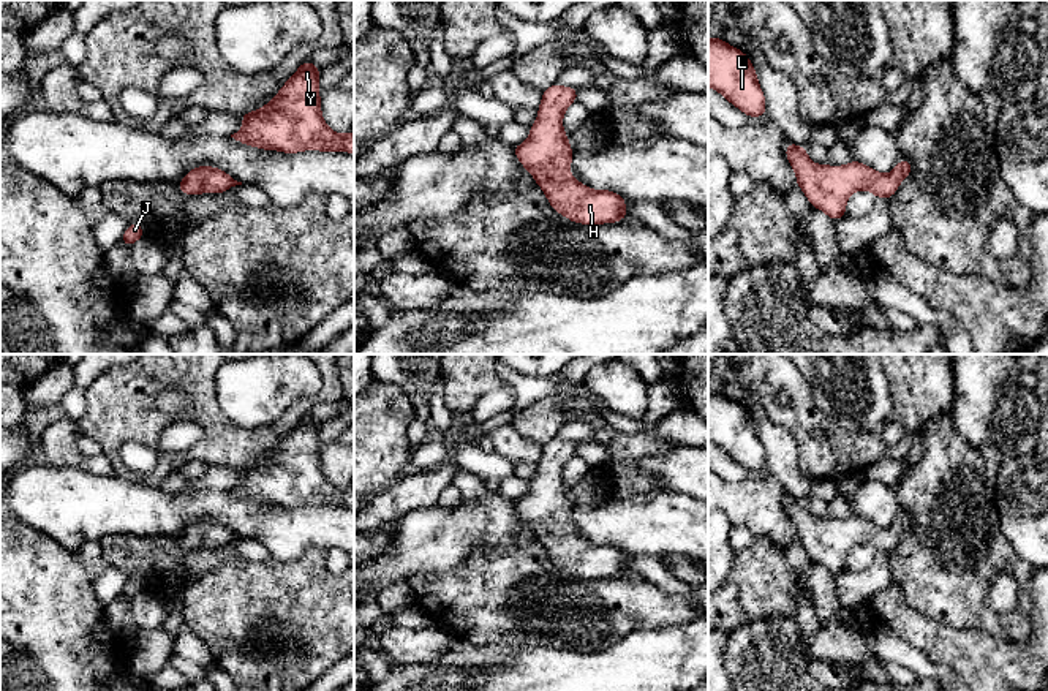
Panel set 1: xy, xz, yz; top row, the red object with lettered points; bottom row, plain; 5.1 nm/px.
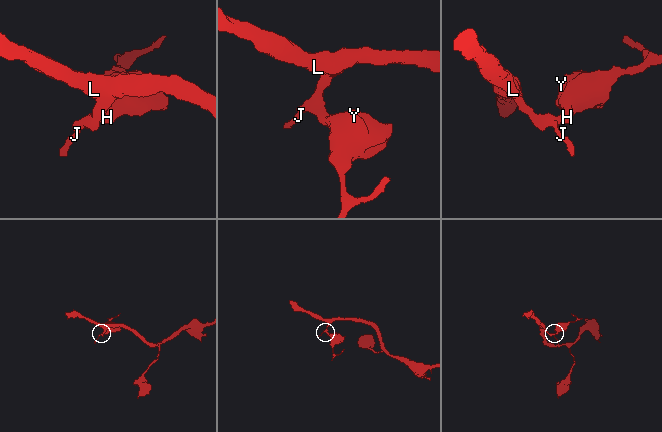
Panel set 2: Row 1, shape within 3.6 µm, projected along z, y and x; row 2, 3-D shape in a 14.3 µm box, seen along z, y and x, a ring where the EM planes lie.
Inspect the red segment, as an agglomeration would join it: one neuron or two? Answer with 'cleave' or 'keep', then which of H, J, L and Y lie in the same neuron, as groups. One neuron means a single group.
keep | H J L Y

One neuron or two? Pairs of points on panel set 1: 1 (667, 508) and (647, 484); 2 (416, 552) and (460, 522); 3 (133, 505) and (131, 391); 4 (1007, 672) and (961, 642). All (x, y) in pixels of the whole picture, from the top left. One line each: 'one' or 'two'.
1: two
2: one
3: two
4: one

